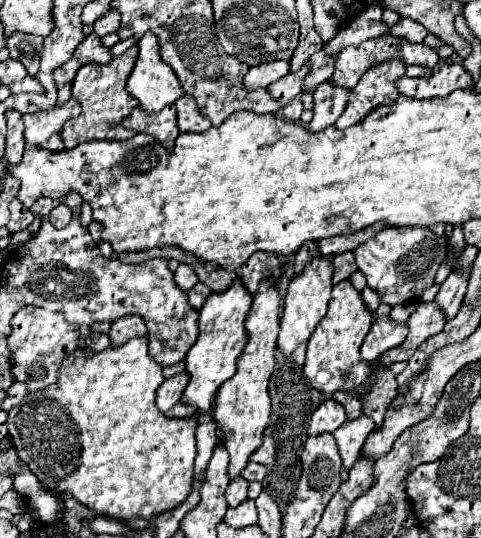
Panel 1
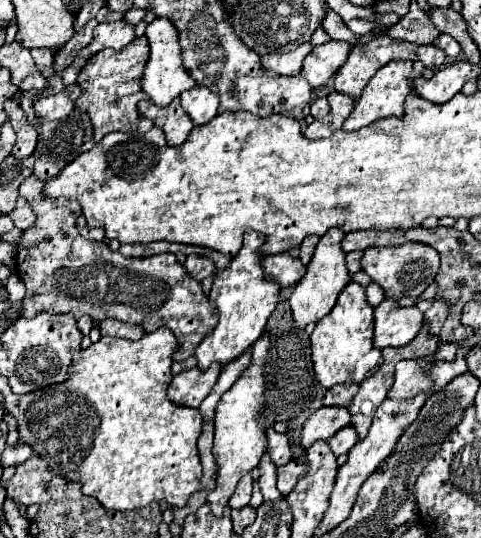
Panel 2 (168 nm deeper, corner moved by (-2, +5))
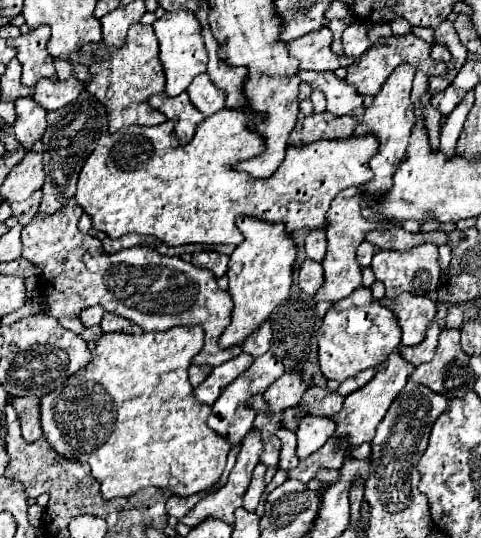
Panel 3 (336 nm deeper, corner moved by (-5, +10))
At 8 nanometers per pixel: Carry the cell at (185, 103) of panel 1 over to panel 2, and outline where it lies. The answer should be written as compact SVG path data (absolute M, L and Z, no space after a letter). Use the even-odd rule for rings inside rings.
M195 85L193 89L181 93L181 105L195 125L205 125L217 115L219 99L207 87Z

